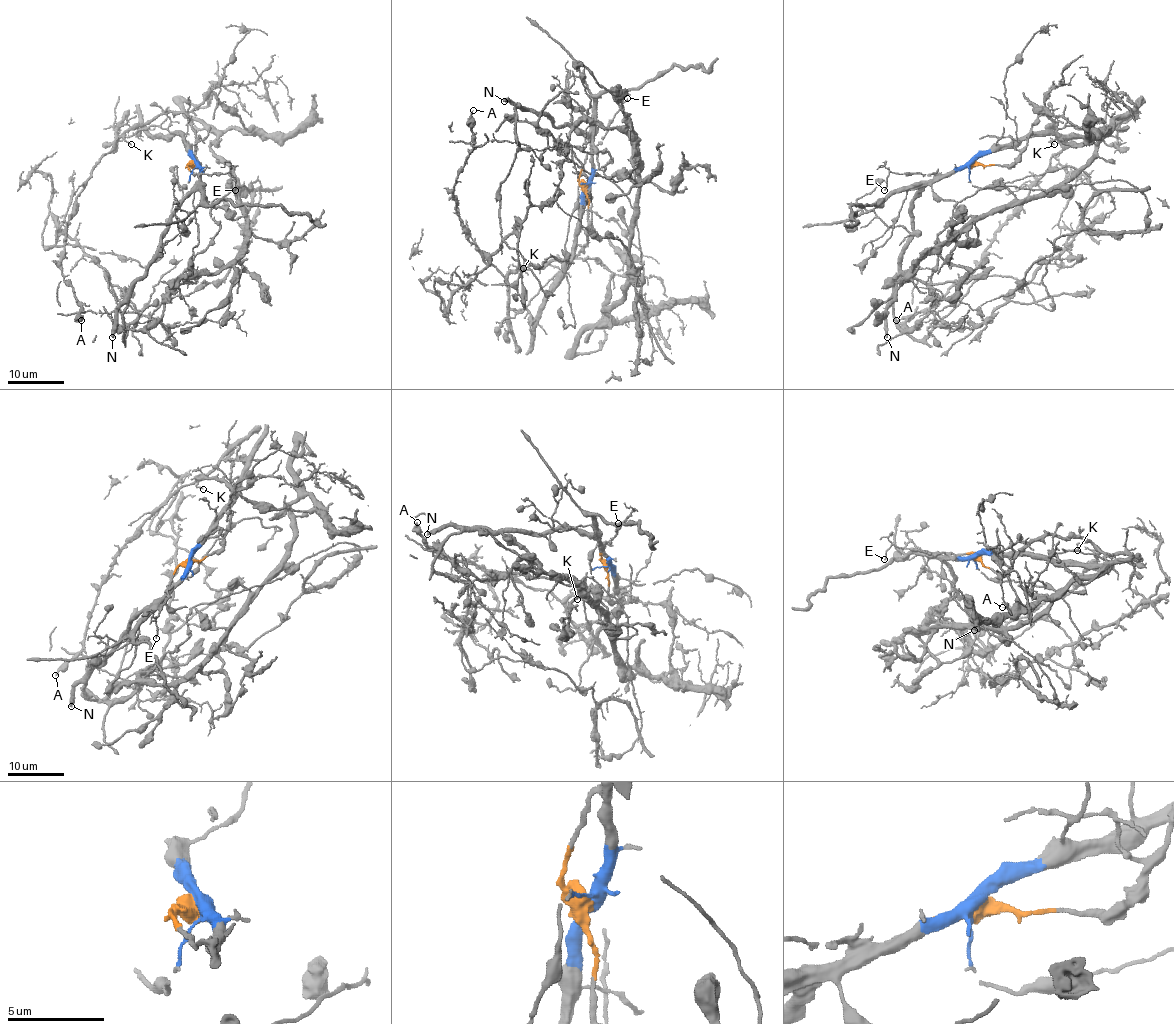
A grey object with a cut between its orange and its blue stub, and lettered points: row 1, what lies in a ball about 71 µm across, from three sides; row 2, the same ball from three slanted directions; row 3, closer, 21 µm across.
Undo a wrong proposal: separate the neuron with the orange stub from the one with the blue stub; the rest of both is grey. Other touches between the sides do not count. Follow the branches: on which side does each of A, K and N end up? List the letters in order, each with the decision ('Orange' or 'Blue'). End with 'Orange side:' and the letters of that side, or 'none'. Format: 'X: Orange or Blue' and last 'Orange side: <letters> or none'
A: Orange
K: Orange
N: Blue
Orange side: A, K

